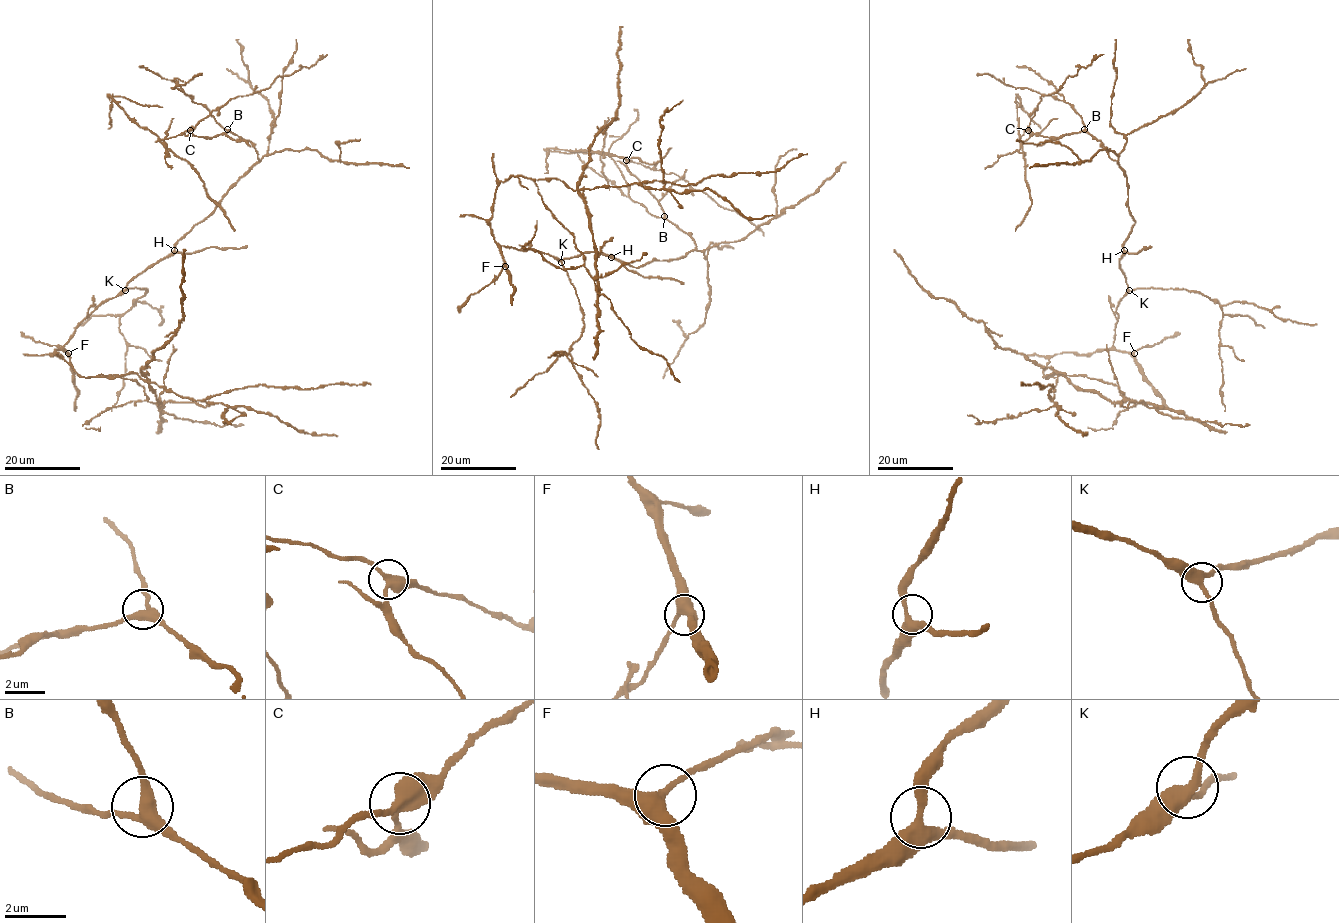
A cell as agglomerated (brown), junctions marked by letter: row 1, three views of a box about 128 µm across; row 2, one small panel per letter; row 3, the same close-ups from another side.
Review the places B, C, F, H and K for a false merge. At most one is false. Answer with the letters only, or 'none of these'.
C

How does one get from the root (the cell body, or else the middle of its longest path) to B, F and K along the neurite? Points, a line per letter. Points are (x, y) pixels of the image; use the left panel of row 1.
B: (74, 335), (99, 306), (166, 258), (259, 160), (249, 141), (227, 129)
F: (74, 335), (63, 347), (68, 353)
K: (74, 335), (75, 329), (99, 306), (125, 290)

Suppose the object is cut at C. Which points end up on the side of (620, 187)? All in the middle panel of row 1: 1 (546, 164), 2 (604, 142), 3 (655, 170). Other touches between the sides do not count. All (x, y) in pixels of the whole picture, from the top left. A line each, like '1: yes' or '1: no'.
1: no
2: no
3: no

